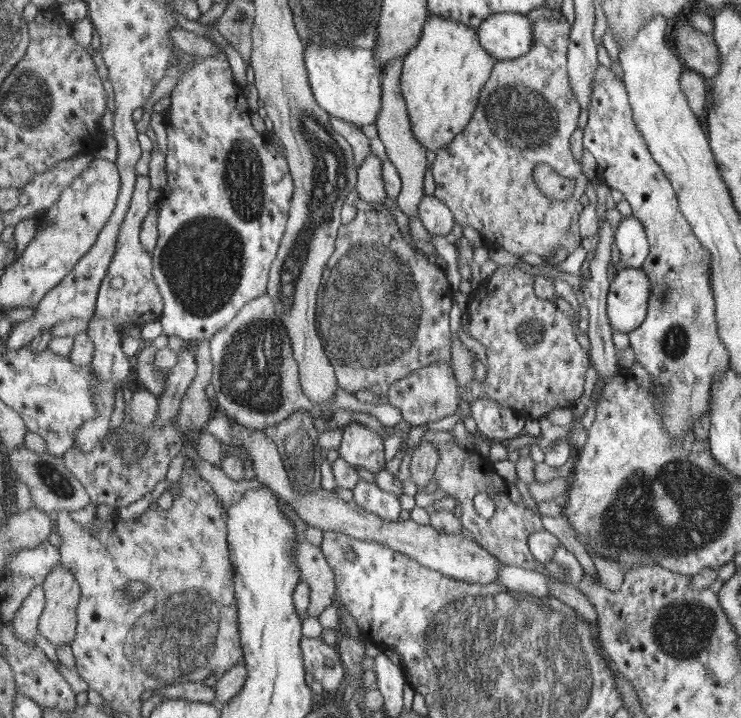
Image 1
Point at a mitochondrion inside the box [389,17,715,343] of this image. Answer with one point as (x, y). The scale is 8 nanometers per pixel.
(522, 119)

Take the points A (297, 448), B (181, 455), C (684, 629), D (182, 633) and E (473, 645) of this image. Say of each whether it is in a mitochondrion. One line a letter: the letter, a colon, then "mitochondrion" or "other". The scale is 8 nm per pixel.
A: mitochondrion
B: other
C: mitochondrion
D: mitochondrion
E: mitochondrion

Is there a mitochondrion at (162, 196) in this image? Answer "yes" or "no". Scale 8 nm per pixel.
no

